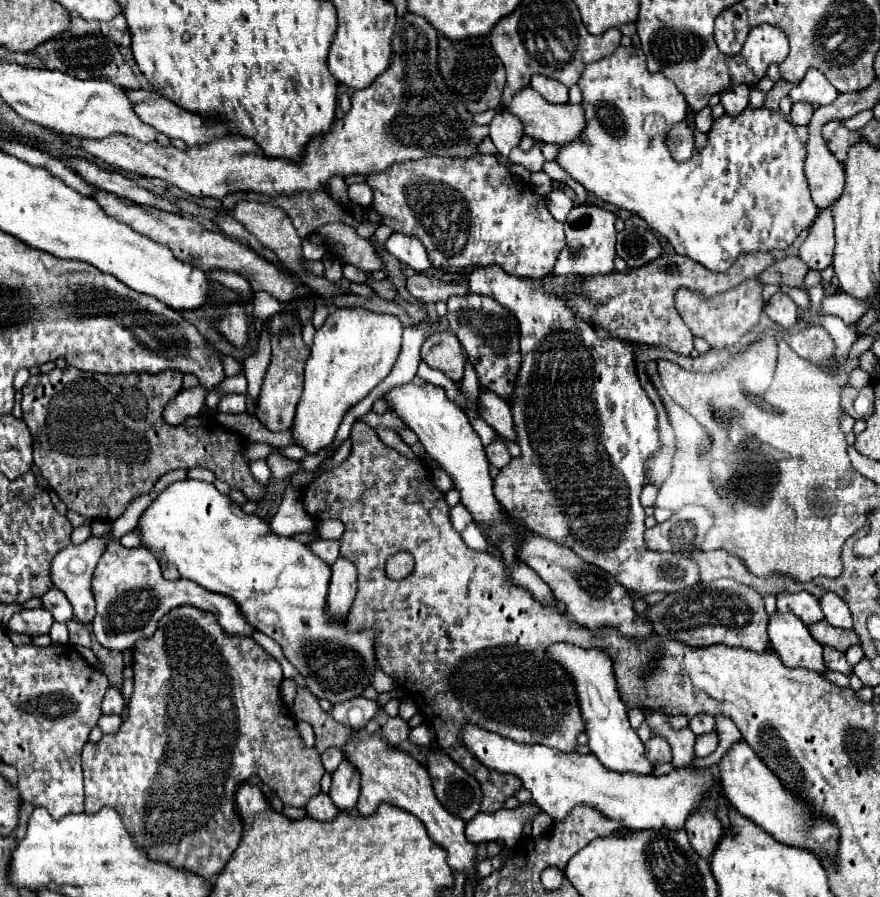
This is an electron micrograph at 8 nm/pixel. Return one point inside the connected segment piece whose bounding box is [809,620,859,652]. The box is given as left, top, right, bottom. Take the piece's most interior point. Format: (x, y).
(824, 633)

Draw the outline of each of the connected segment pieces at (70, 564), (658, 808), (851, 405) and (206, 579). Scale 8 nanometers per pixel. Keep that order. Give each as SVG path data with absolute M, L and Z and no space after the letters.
M89 538L87 542L79 544L79 546L73 546L69 544L67 548L63 548L51 562L51 578L53 578L53 584L65 592L65 596L69 598L69 602L73 604L73 612L75 612L75 618L81 622L81 624L91 624L93 622L93 616L95 616L95 600L93 600L93 590L91 590L91 580L93 580L93 570L95 570L95 564L97 560L101 558L105 550L105 540L99 540L99 538Z
M469 722L459 728L459 744L485 768L517 776L523 782L523 788L531 792L533 800L553 818L553 822L565 820L575 806L585 804L601 812L605 818L621 822L629 830L675 830L683 828L687 816L697 808L701 796L711 788L711 784L719 784L719 772L715 766L697 772L669 772L665 776L617 774L601 766L593 754L561 752L541 744L519 744Z
M841 388L841 406L843 410L849 414L849 416L855 416L859 418L859 414L855 414L855 400L859 398L861 390L855 390L855 388Z
M191 478L185 482L175 482L159 492L137 520L133 532L139 534L141 546L149 548L159 564L175 566L181 578L193 580L209 592L231 596L249 624L283 646L285 658L297 668L299 674L305 676L313 696L327 698L331 704L361 696L363 688L369 684L371 670L377 666L373 656L373 632L367 630L349 634L345 632L343 624L329 624L325 620L323 610L331 568L305 544L273 534L269 524L257 514L243 512L241 506L229 502L229 496L221 494L213 484Z

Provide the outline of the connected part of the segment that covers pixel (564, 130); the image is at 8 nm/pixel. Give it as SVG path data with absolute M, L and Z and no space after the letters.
M525 86L521 92L513 94L513 100L507 108L513 116L517 116L523 124L523 130L527 136L535 138L535 140L543 140L549 144L567 144L569 140L575 140L579 136L579 132L585 126L585 118L583 118L583 108L571 106L571 104L549 104L537 90L533 90L531 86Z

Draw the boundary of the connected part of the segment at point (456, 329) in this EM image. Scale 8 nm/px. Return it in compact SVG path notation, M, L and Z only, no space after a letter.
M465 294L465 296L451 296L447 300L447 328L453 332L469 360L473 362L481 388L493 390L501 398L509 400L513 394L513 382L521 368L521 352L519 352L519 332L517 320L493 298Z

